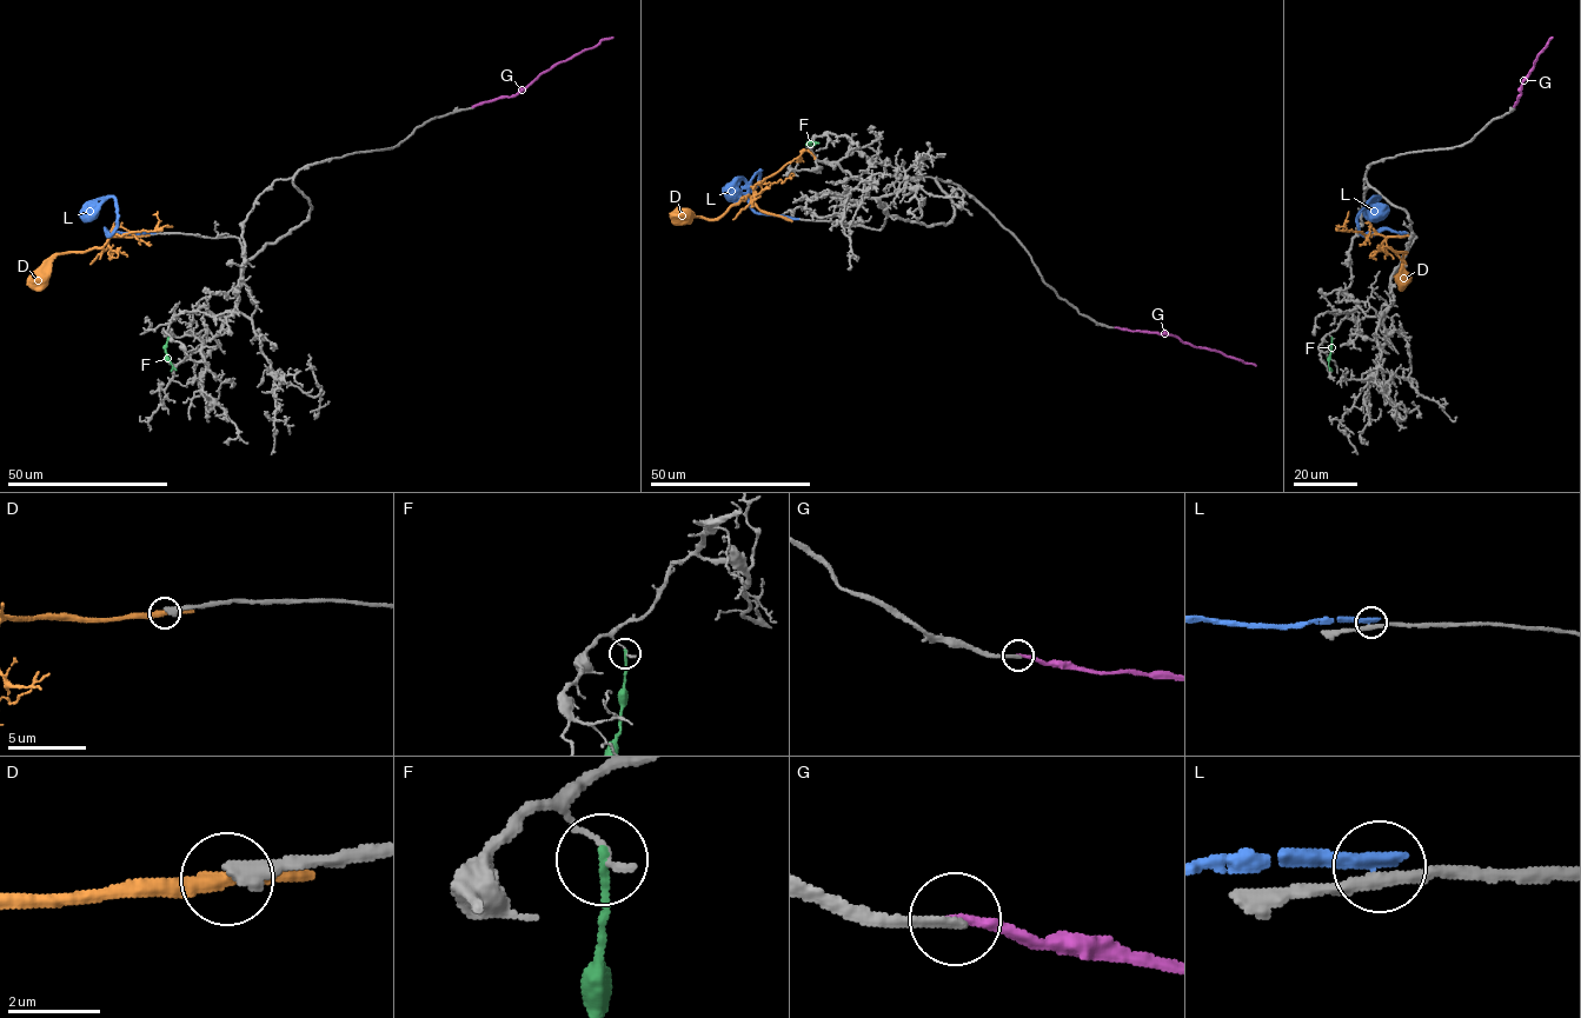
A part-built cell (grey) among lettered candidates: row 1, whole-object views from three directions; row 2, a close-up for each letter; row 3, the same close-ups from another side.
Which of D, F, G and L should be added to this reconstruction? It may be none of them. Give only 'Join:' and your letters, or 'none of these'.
Join: none of these

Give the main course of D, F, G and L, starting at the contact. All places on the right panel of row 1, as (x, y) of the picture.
D: (1405, 235), (1388, 237), (1383, 243), (1384, 247), (1406, 252), (1399, 275), (1402, 288)
F: (1332, 338), (1328, 365), (1332, 371)
G: (1514, 107), (1522, 81), (1552, 37)
L: (1406, 232), (1381, 230), (1362, 234), (1357, 213), (1374, 197), (1366, 203), (1366, 210), (1383, 219)

